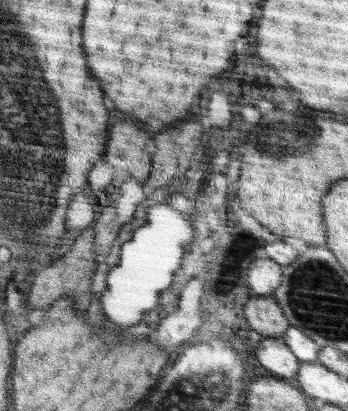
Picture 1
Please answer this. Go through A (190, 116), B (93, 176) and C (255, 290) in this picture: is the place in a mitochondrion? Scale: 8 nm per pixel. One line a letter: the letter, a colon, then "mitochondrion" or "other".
A: other
B: other
C: other

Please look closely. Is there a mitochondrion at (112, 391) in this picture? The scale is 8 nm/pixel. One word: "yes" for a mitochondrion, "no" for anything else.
no

